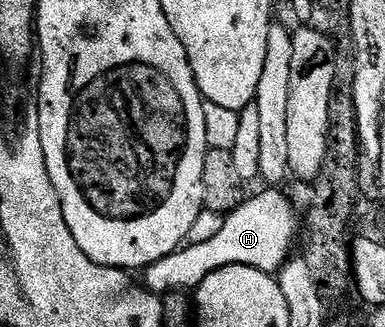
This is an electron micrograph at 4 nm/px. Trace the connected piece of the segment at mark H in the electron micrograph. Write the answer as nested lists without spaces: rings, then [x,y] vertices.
[[[274,187],[265,188],[254,197],[245,198],[243,204],[225,216],[222,230],[204,243],[187,244],[168,256],[155,261],[143,272],[143,284],[149,292],[167,295],[171,292],[190,291],[202,279],[224,266],[254,267],[263,273],[277,274],[291,253],[294,239],[298,237],[300,223],[287,197]]]

